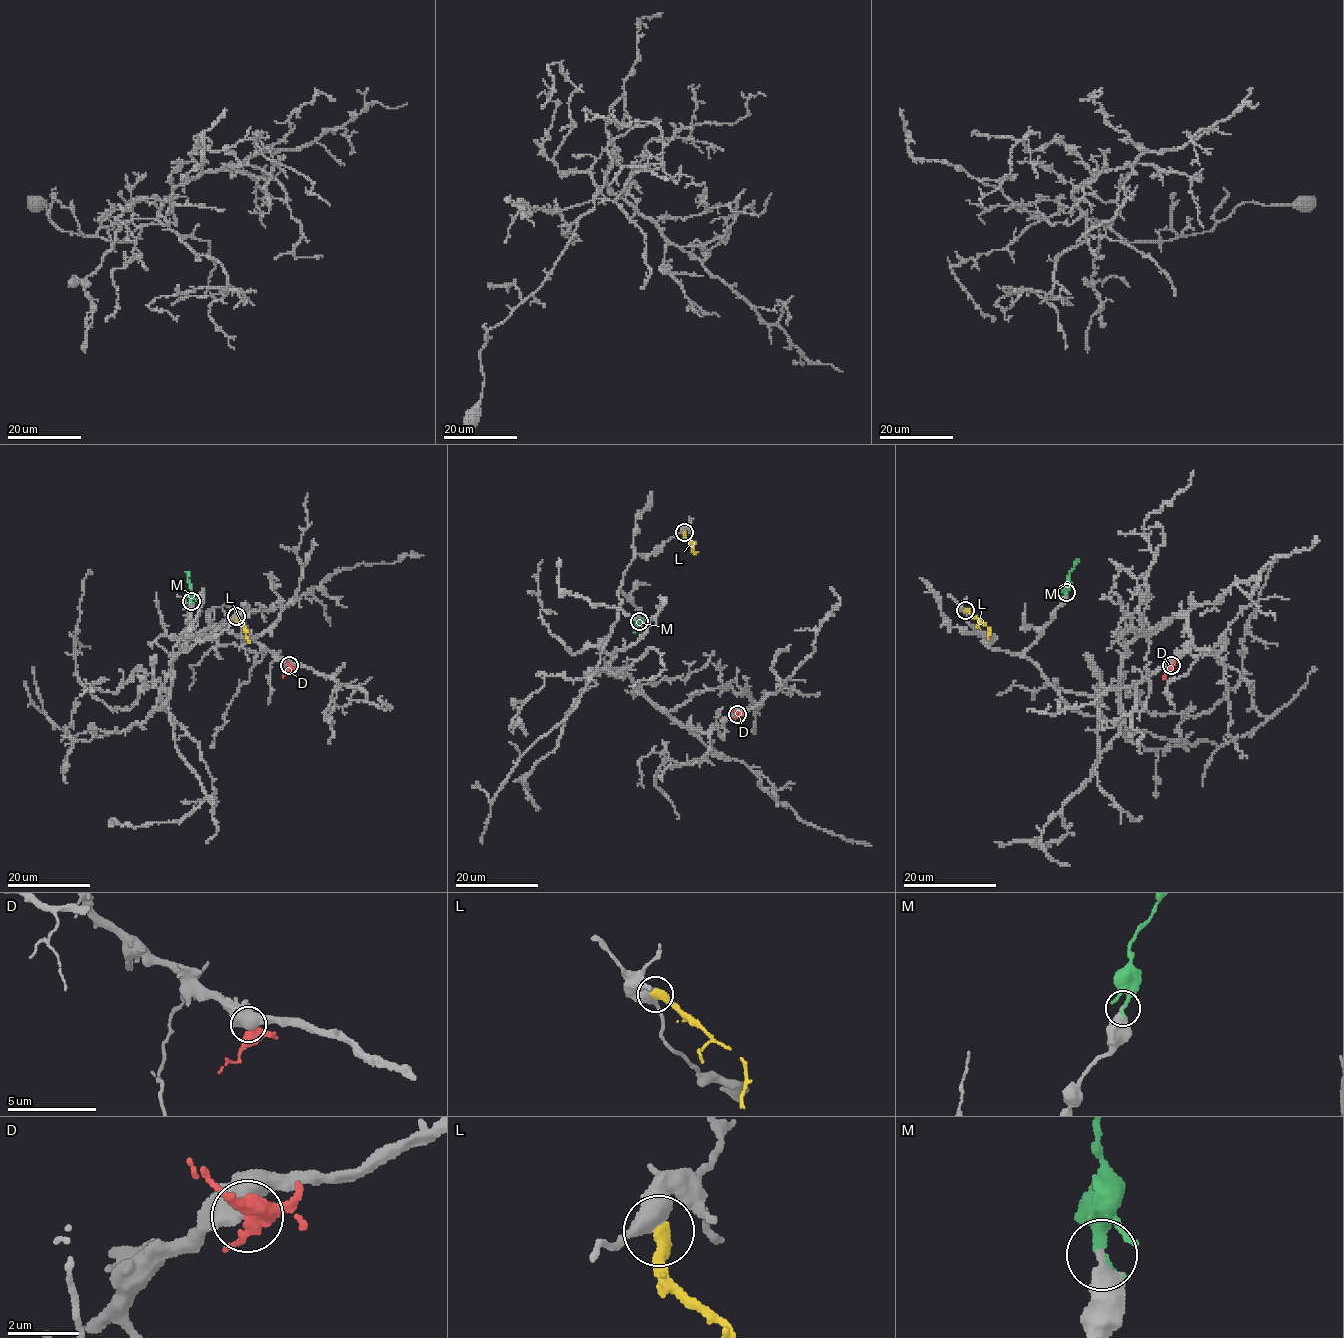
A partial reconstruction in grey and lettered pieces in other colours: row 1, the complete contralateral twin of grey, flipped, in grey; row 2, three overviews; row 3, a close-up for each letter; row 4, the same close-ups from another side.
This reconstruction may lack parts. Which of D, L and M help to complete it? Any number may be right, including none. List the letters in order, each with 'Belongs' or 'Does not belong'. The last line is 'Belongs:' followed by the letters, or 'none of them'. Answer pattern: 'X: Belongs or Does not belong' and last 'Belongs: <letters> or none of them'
D: Does not belong
L: Does not belong
M: Belongs
Belongs: M

